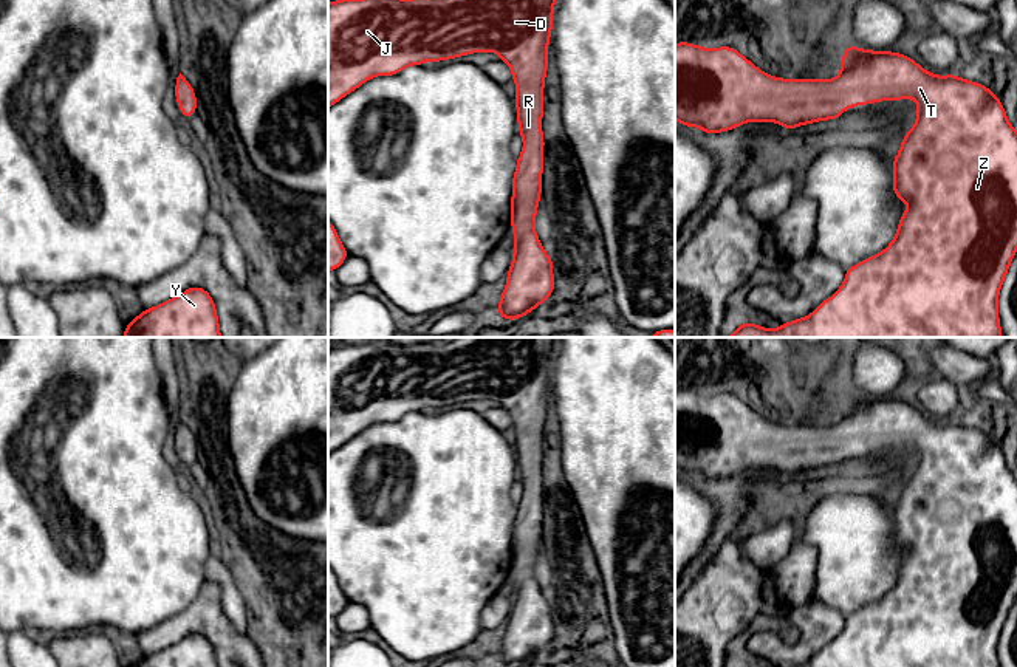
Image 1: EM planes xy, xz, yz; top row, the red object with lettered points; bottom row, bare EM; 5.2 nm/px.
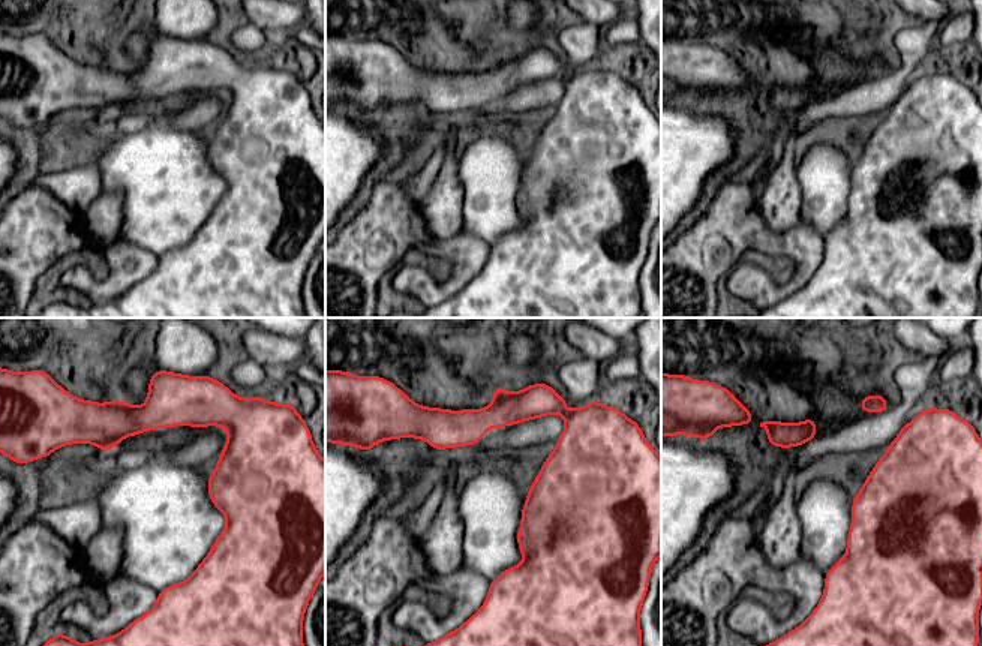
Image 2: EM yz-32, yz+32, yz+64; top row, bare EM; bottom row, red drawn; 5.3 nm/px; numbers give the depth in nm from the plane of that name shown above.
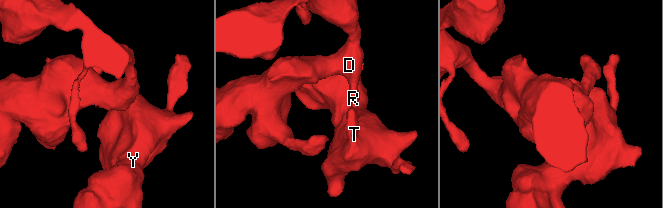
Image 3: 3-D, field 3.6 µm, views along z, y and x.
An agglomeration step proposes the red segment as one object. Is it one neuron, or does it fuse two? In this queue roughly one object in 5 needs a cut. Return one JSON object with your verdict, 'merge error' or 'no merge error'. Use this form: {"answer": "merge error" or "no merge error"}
{"answer": "no merge error"}

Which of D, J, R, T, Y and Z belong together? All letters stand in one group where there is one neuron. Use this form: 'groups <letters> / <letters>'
groups D J R T Y Z

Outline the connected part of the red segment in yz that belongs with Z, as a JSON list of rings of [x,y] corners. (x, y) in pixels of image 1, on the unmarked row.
[[[675,390],[675,466],[707,481],[729,478],[751,467],[777,469],[791,478],[825,466],[837,467],[850,453],[915,446],[916,469],[907,477],[893,512],[893,540],[909,551],[896,582],[879,600],[845,617],[834,642],[811,661],[794,667],[1000,667],[998,639],[1017,597],[1017,478],[989,435],[958,424],[935,422],[913,405],[892,398],[847,392],[836,426],[782,426],[757,415],[732,393],[706,396]]]

